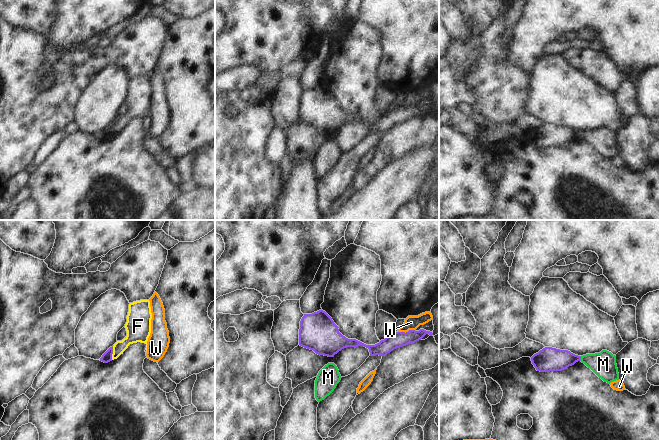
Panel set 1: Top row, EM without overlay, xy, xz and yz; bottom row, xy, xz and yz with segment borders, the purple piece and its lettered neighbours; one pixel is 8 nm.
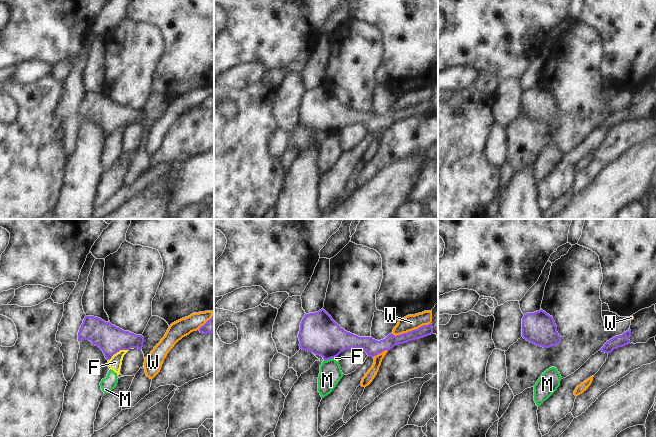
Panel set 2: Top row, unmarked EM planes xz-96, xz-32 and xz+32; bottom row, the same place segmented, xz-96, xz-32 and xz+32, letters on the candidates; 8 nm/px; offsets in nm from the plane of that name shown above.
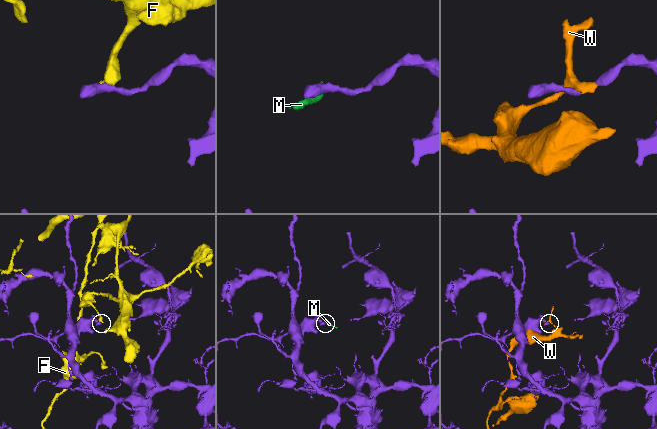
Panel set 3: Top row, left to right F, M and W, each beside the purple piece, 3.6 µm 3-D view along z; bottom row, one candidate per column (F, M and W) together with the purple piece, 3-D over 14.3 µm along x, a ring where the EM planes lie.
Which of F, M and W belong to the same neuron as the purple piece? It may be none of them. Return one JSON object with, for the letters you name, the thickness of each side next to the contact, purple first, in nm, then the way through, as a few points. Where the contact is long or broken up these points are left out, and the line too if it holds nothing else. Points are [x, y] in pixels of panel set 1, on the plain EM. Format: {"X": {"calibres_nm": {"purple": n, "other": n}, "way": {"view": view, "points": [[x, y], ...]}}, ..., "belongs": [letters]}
{"belongs": []}

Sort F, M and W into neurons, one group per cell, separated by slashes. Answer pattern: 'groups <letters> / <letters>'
groups F M / W

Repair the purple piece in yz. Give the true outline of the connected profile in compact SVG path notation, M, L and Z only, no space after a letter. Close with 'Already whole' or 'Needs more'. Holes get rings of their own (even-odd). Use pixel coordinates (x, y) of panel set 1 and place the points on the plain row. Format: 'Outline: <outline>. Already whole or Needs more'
Outline: M545 123L531 133L532 140L537 147L562 147L581 136L581 132L568 126Z. Already whole

